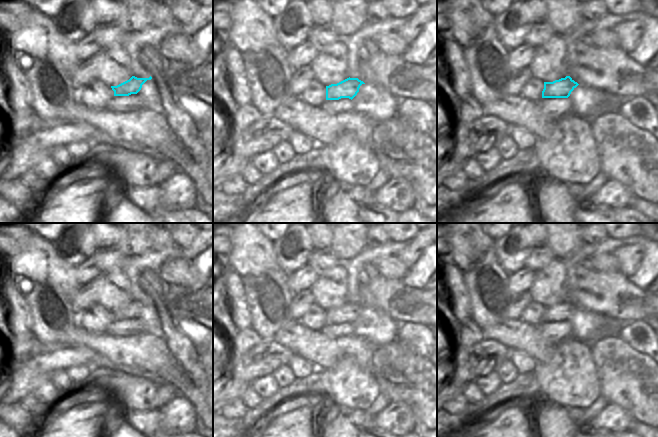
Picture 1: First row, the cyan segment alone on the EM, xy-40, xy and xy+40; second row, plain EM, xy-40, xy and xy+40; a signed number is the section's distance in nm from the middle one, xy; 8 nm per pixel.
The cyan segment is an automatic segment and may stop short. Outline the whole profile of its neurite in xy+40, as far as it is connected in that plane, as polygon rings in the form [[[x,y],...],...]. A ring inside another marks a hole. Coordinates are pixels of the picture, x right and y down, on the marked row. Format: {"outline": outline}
{"outline": [[[570,76],[553,82],[544,82],[542,98],[568,98],[578,85]]]}

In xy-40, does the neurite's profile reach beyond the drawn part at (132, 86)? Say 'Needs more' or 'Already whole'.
Needs more

